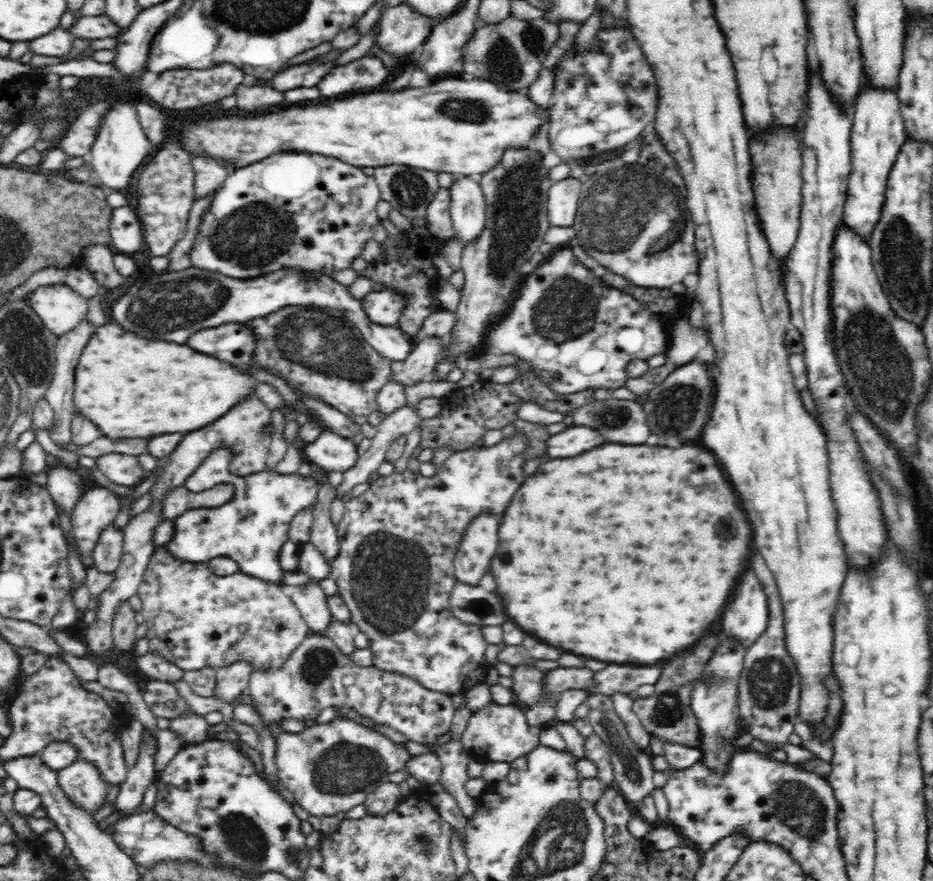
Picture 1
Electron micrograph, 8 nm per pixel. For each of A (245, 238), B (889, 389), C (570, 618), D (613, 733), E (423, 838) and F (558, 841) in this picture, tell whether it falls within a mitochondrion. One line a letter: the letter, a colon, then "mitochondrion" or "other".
A: mitochondrion
B: mitochondrion
C: other
D: mitochondrion
E: mitochondrion
F: mitochondrion

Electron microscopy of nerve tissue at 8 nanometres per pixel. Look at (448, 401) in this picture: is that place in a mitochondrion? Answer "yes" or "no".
no

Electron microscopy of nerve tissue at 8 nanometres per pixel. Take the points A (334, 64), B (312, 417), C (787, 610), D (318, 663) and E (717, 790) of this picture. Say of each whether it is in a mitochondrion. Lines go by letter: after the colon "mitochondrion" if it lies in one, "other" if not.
A: other
B: other
C: other
D: mitochondrion
E: other

